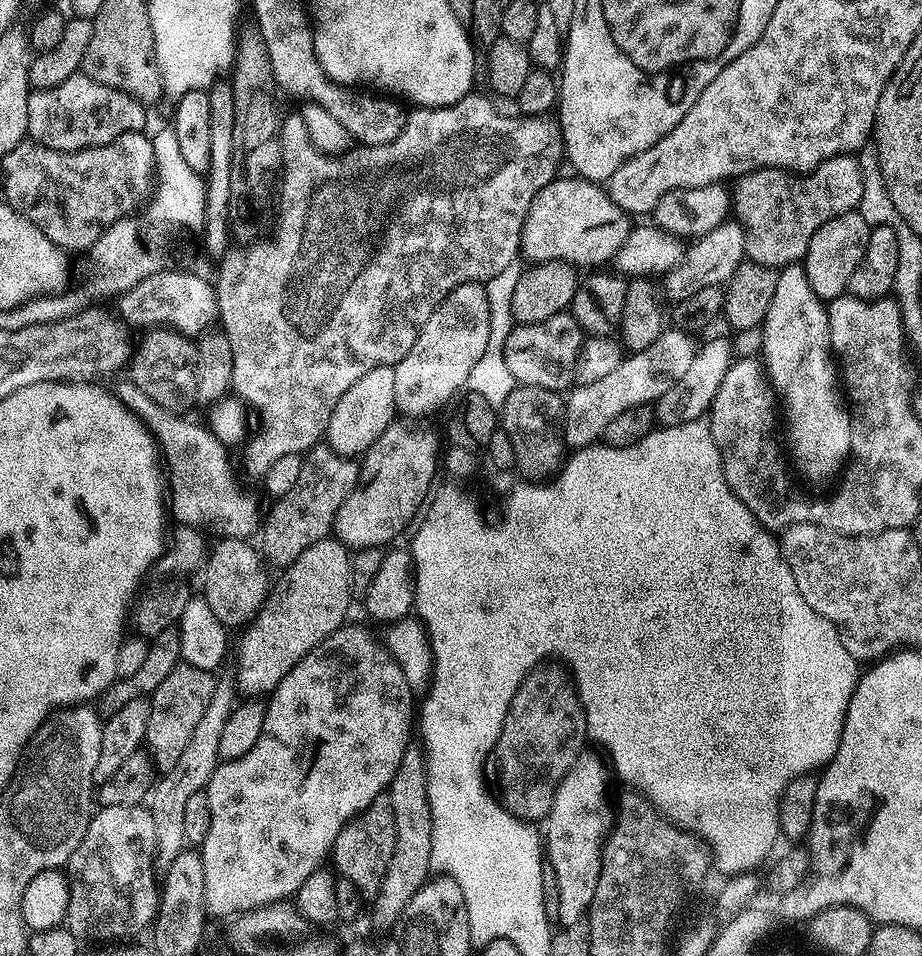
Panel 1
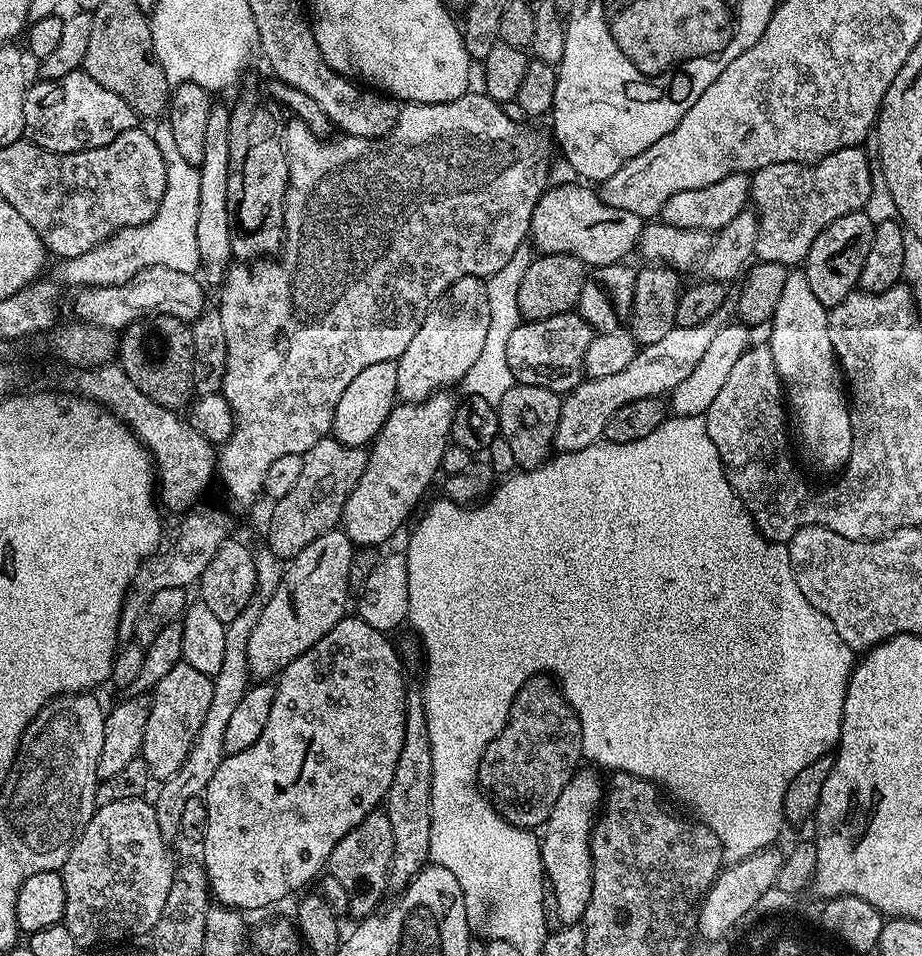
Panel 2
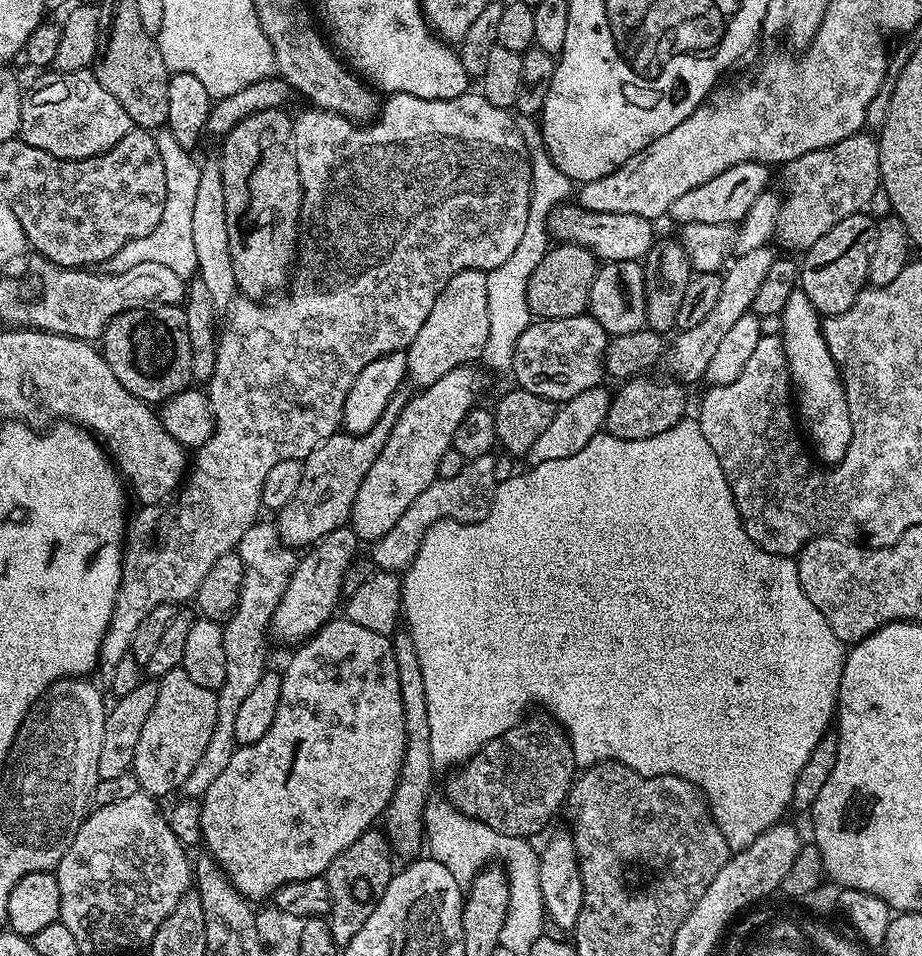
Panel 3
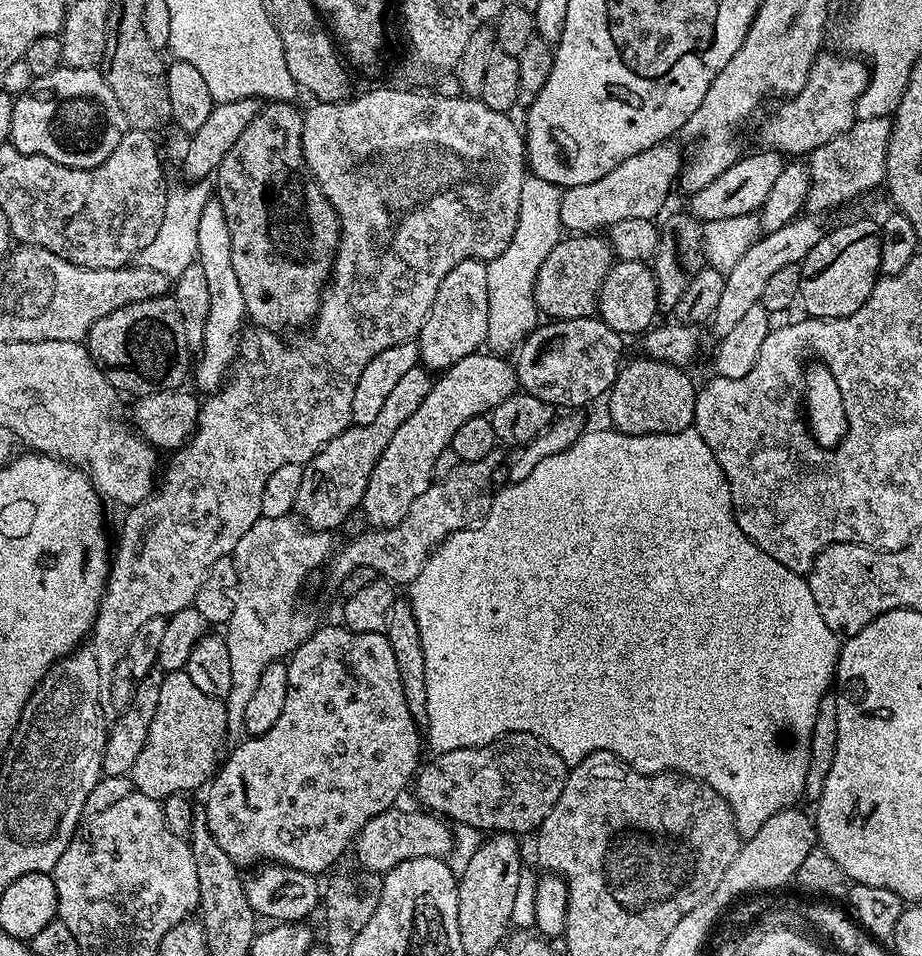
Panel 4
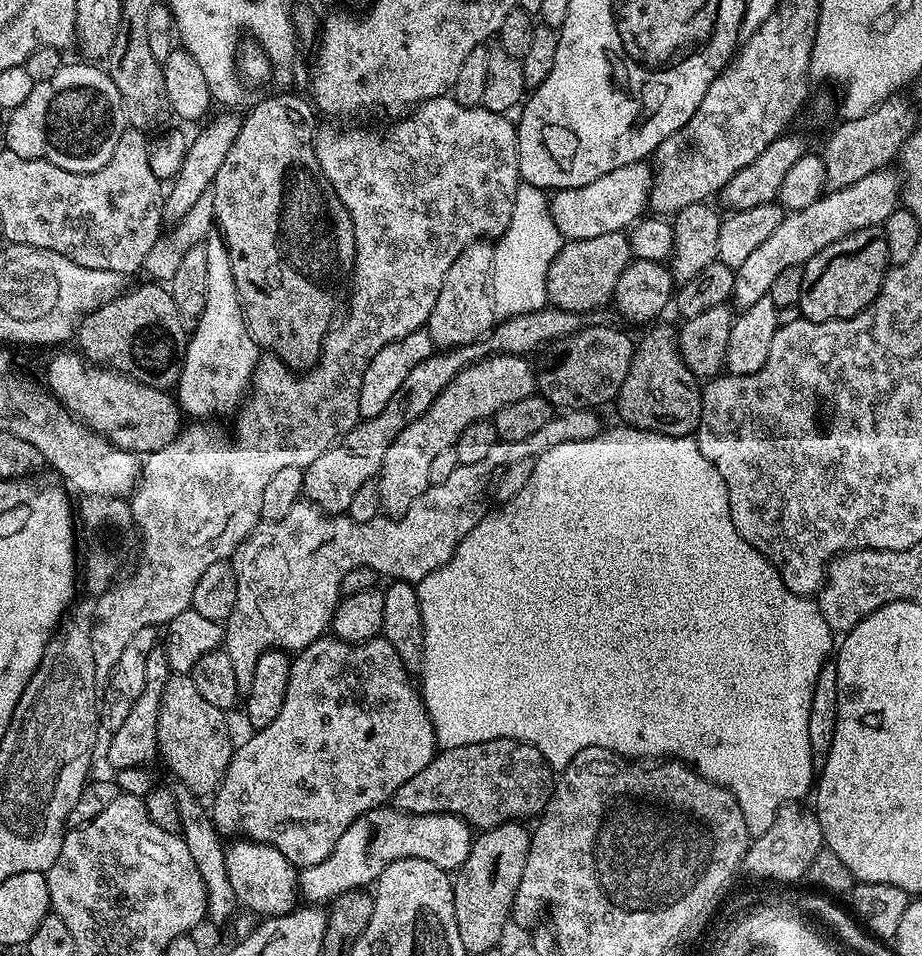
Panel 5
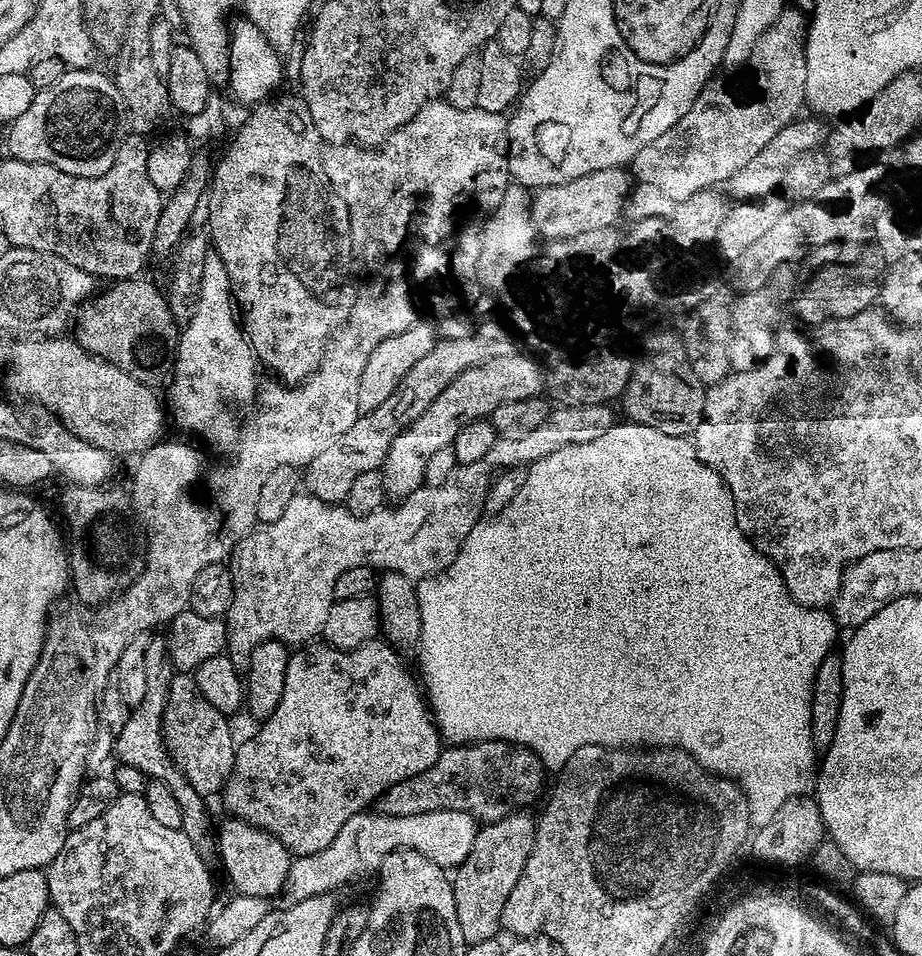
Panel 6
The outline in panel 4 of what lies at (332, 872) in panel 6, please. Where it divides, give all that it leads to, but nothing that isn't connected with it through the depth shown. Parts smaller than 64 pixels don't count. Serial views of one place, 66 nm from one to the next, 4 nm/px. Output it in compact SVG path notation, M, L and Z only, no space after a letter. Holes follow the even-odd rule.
M389 810L372 816L354 841L354 853L367 871L383 874L410 858L427 856L447 857L452 851L454 832L439 815L420 812Z

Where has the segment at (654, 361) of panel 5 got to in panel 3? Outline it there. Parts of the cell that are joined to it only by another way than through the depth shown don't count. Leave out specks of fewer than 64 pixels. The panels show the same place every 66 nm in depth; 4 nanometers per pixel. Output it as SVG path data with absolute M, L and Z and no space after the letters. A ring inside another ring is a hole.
M641 374L633 376L631 380L623 381L609 402L609 413L606 414L603 431L614 438L623 440L641 440L642 438L654 438L654 434L663 434L670 430L670 426L678 426L678 422L685 419L688 408L688 396L684 393L685 385L675 379L655 380L652 374Z

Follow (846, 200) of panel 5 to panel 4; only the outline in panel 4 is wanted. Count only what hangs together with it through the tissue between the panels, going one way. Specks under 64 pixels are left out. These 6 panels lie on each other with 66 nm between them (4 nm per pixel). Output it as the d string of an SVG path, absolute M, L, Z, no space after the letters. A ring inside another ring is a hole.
M800 214L781 229L763 233L760 239L754 242L754 246L750 246L750 250L742 254L742 259L735 264L734 270L727 272L724 277L722 299L718 301L718 310L710 321L713 337L730 334L730 330L734 330L734 326L738 326L738 321L749 312L750 306L760 303L762 289L777 270L782 270L782 266L800 264L806 258L806 254L825 234L825 229L820 228L816 220L819 219L815 215Z

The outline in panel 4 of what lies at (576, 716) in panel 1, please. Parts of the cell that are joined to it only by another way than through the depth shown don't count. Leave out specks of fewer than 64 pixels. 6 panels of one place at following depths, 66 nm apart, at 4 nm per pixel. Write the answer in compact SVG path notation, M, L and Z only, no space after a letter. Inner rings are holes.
M511 732L477 748L459 748L431 758L414 777L416 796L425 804L421 805L484 834L535 833L558 802L569 769L550 745L528 732Z

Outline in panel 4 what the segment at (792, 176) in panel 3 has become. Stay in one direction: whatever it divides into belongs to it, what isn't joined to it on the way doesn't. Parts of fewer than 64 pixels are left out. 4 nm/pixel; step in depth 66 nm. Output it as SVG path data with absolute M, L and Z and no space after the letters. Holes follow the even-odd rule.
M889 117L857 120L842 134L830 138L826 146L809 152L806 167L809 176L809 192L806 208L809 213L821 214L831 208L840 208L851 200L859 198L863 192L885 183L886 150L892 133L892 120Z

